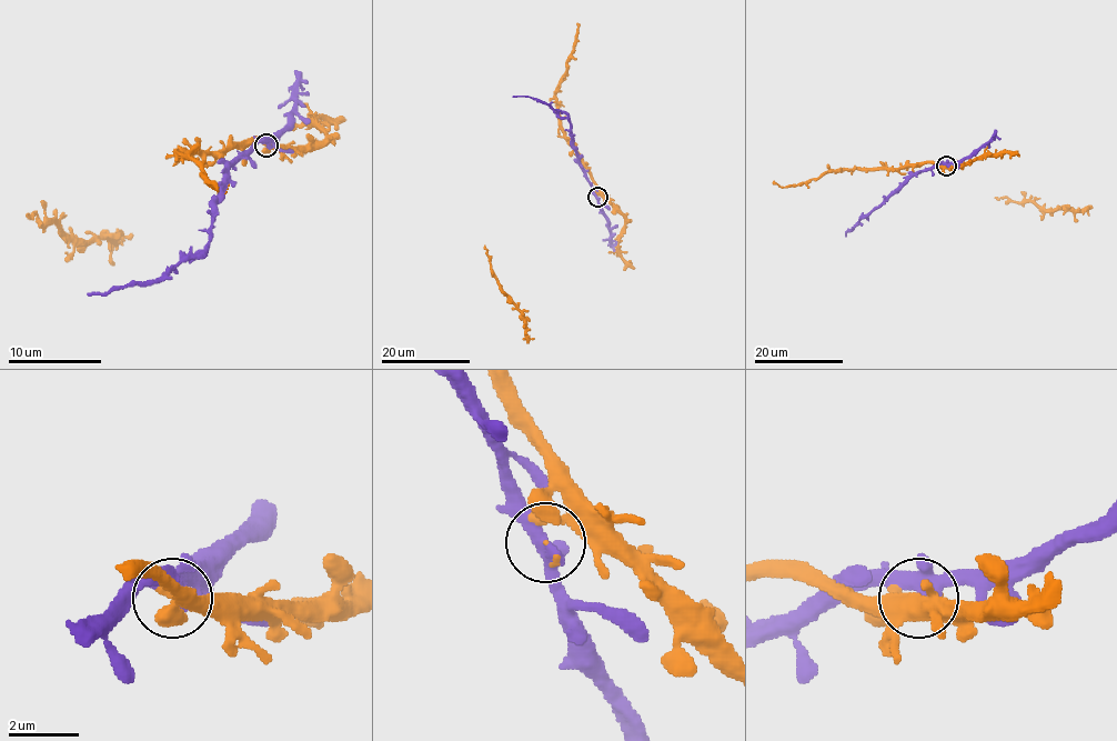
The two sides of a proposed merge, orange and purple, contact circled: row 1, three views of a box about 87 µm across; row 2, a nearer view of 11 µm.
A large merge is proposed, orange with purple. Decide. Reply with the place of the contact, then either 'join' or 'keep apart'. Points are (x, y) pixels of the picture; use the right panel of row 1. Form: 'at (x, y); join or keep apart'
at (946, 166); join

